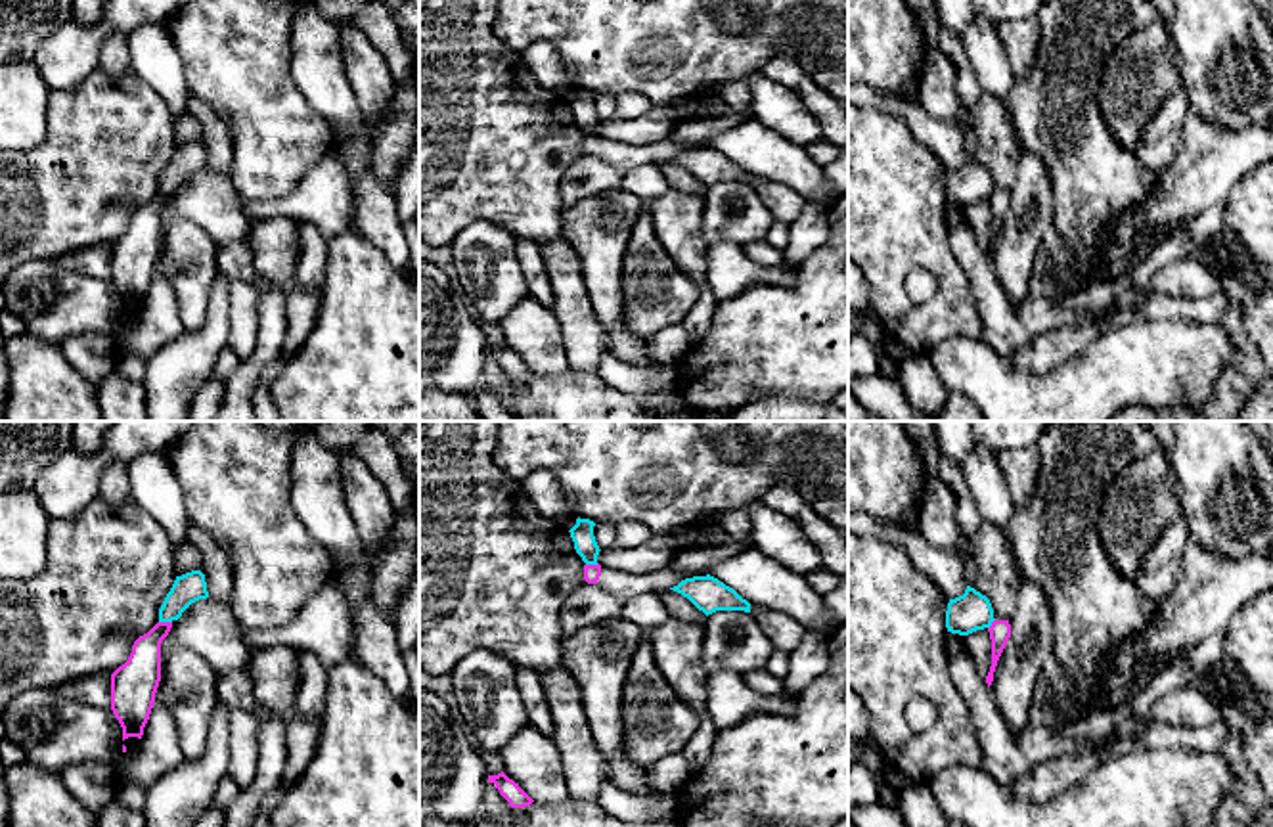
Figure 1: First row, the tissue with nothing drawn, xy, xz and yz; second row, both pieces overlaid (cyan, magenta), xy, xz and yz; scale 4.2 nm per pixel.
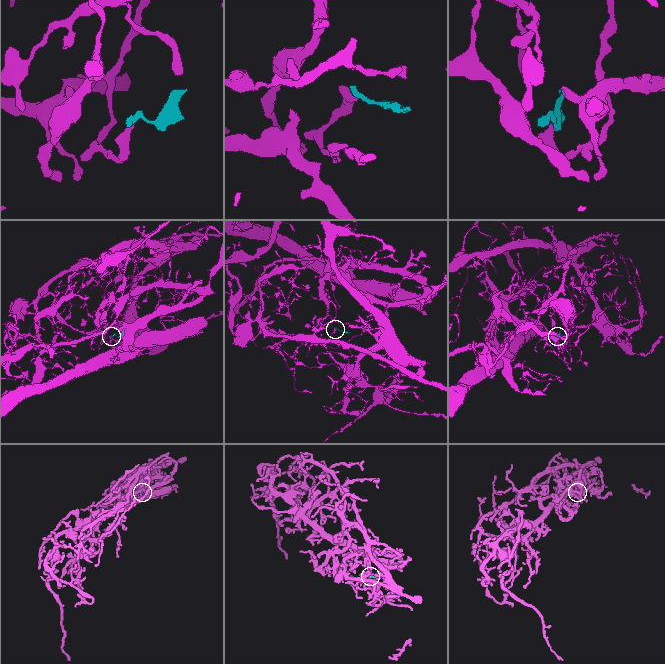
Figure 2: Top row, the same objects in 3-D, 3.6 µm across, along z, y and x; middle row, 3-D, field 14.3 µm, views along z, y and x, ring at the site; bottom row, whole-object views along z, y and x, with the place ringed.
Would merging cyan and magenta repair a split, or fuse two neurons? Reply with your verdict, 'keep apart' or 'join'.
keep apart

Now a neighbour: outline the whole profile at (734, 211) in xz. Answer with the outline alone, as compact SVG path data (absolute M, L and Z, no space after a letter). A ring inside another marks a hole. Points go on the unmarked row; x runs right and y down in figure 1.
M716 182L706 188L703 237L710 243L766 239L773 216L758 191L745 182Z

